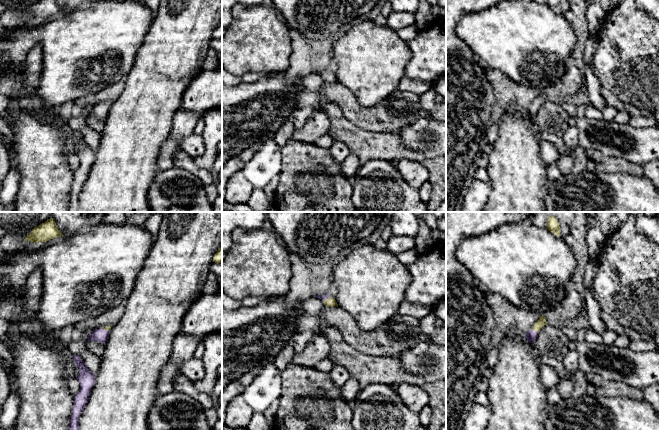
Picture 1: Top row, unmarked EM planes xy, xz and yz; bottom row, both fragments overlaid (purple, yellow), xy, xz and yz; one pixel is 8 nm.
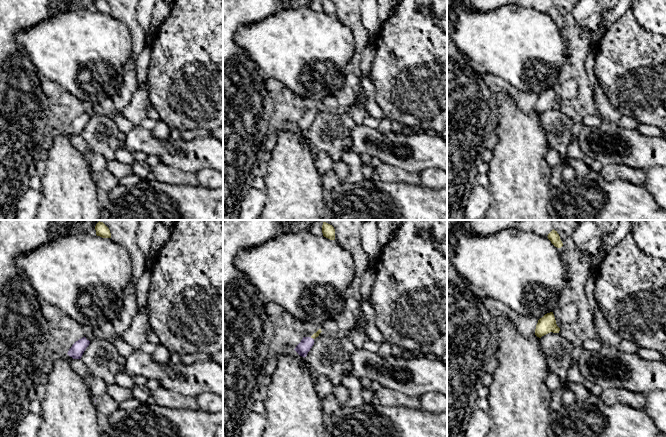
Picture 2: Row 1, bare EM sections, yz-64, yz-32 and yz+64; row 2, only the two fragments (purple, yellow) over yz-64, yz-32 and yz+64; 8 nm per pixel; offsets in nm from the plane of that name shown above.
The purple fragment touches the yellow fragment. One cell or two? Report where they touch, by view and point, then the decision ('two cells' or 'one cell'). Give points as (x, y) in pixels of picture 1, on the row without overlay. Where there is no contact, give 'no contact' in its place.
meets purple in yz at (535, 107); one cell

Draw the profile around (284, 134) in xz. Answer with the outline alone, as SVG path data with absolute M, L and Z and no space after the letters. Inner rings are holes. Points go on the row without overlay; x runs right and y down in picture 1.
M292 121L285 122L280 129L274 135L275 143L283 147L289 140L292 139L292 135L295 132L295 127Z

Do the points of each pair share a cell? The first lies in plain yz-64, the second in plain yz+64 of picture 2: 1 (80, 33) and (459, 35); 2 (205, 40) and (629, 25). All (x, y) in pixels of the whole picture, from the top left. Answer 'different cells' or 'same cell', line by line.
1: same cell
2: same cell

